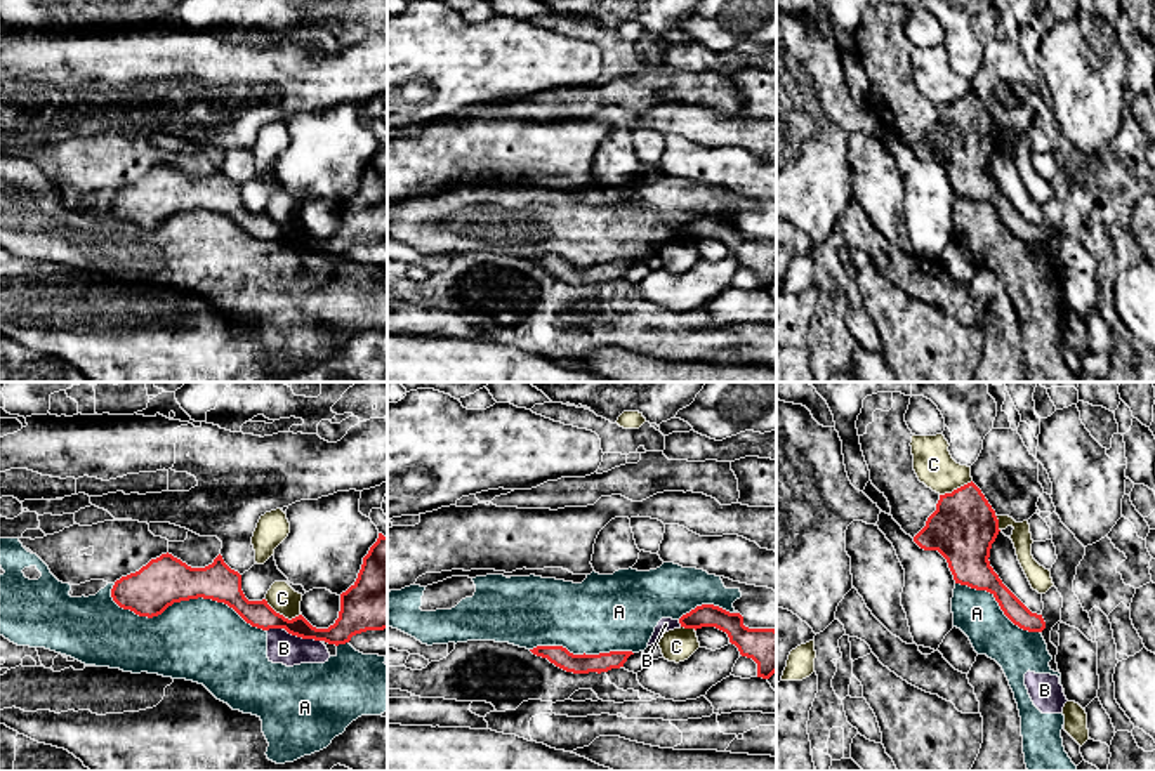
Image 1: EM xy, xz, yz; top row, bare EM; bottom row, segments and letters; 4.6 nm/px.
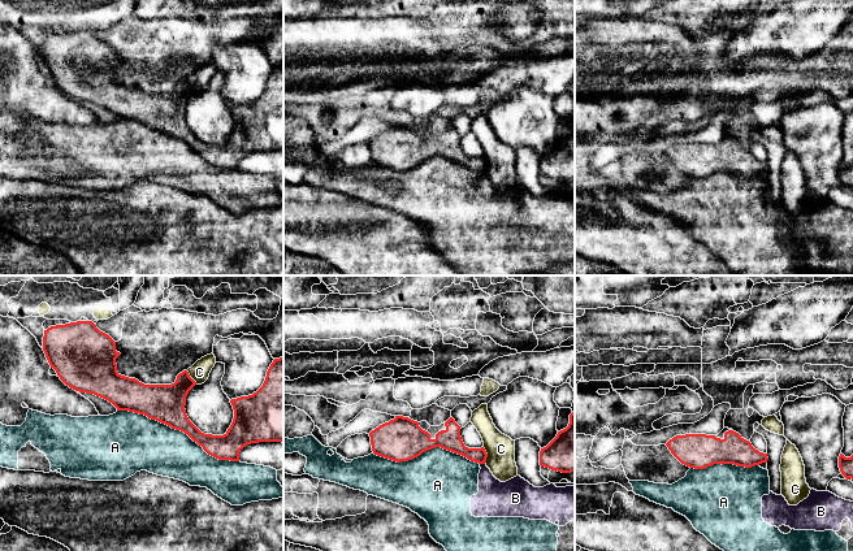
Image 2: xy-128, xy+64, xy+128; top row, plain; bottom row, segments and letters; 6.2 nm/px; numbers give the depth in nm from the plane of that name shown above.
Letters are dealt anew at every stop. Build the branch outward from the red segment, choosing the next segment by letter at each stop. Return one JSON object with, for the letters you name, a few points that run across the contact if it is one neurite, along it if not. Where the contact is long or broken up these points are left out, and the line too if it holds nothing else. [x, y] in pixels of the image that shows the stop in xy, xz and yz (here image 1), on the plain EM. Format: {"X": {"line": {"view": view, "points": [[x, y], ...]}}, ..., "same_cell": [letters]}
{"same_cell": []}

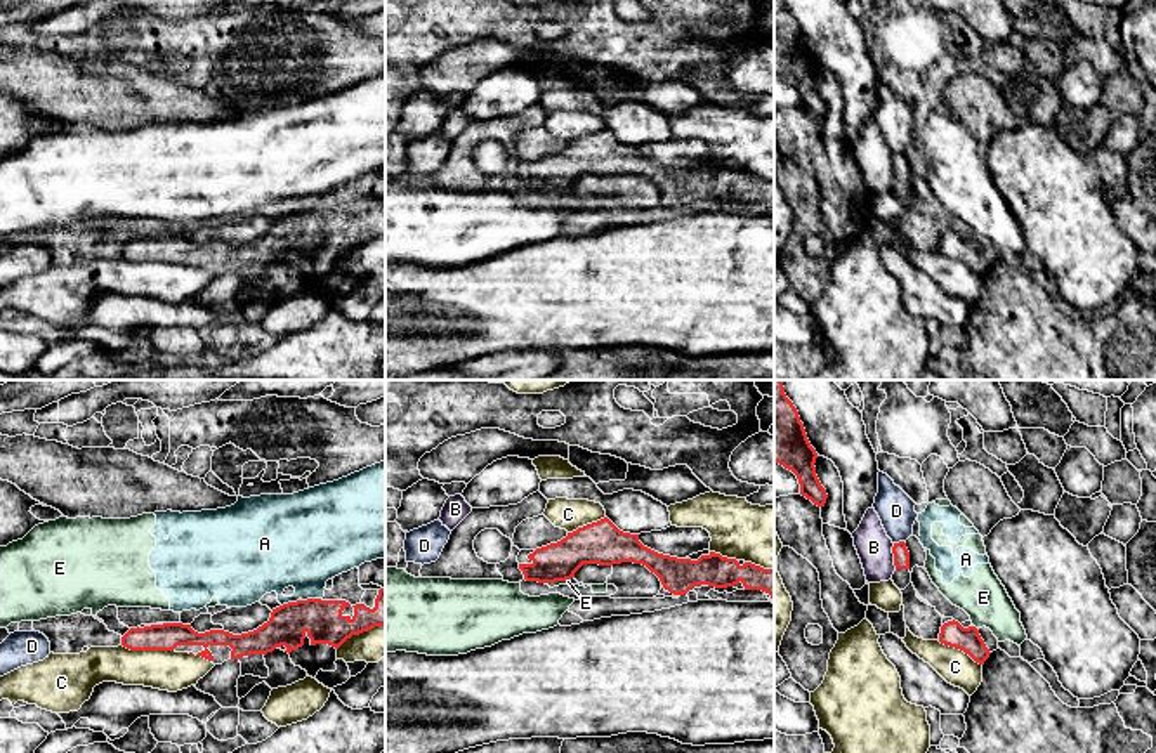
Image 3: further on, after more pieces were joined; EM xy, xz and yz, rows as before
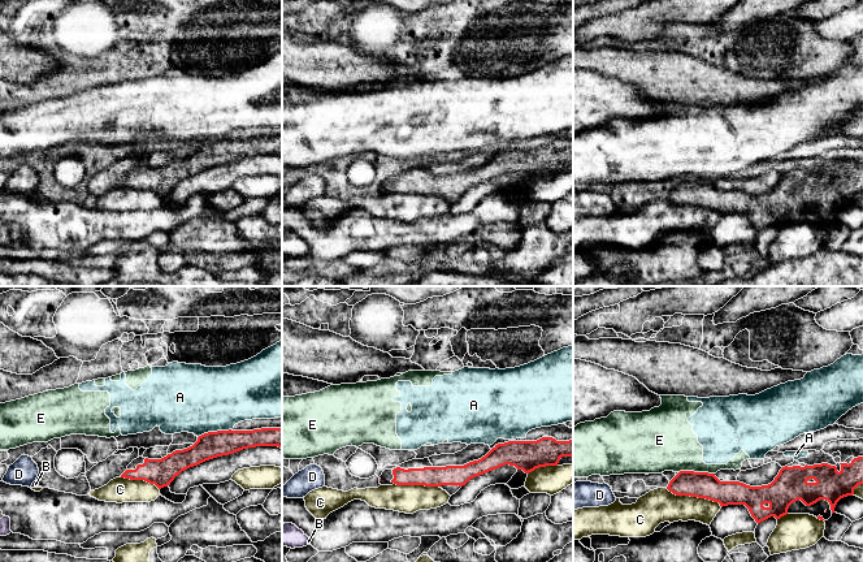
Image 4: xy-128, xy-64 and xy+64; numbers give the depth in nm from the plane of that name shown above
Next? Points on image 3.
{"same_cell": []}

